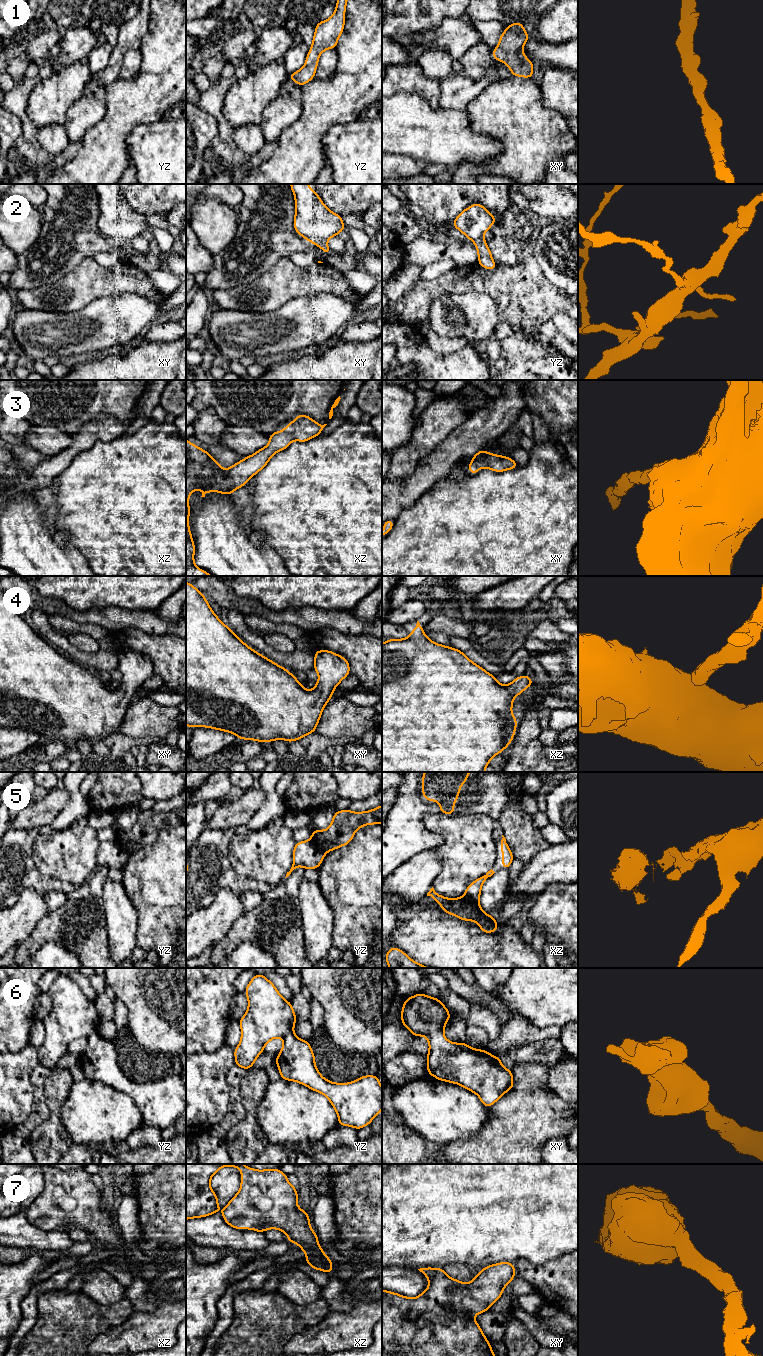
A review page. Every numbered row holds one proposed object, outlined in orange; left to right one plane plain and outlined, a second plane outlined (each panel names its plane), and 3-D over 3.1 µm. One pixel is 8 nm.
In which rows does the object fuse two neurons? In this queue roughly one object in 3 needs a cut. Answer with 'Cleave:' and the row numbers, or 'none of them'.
Cleave: 2, 5

